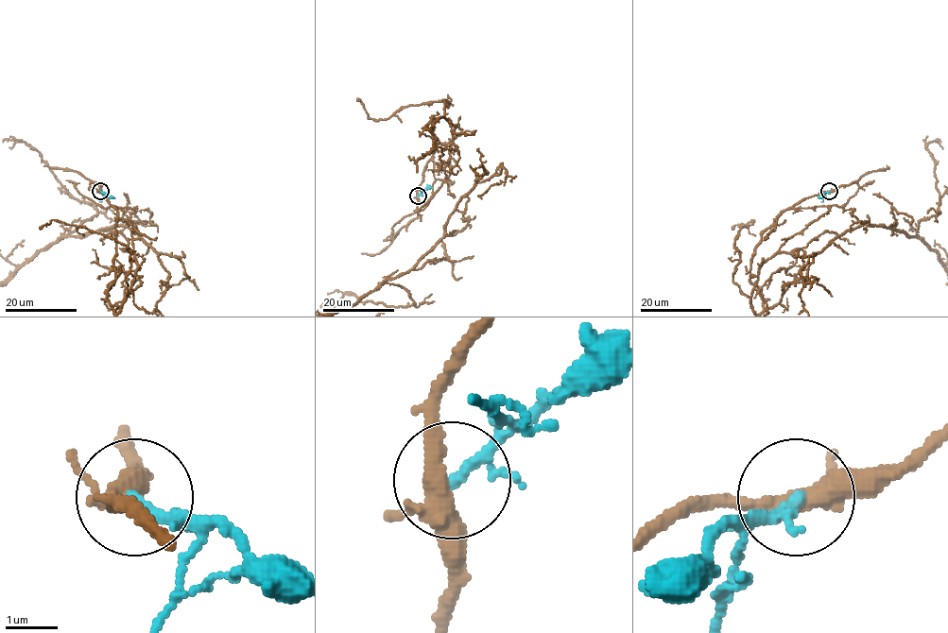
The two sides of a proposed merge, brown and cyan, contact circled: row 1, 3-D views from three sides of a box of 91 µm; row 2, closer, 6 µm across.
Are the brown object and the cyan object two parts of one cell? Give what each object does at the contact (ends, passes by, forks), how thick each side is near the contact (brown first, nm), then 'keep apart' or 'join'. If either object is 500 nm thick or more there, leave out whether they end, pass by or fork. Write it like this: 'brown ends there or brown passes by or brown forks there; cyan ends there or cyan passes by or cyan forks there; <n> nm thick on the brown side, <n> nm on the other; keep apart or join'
brown forks there; cyan passes by; 320 nm thick on the brown side, 160 nm on the other; keep apart

